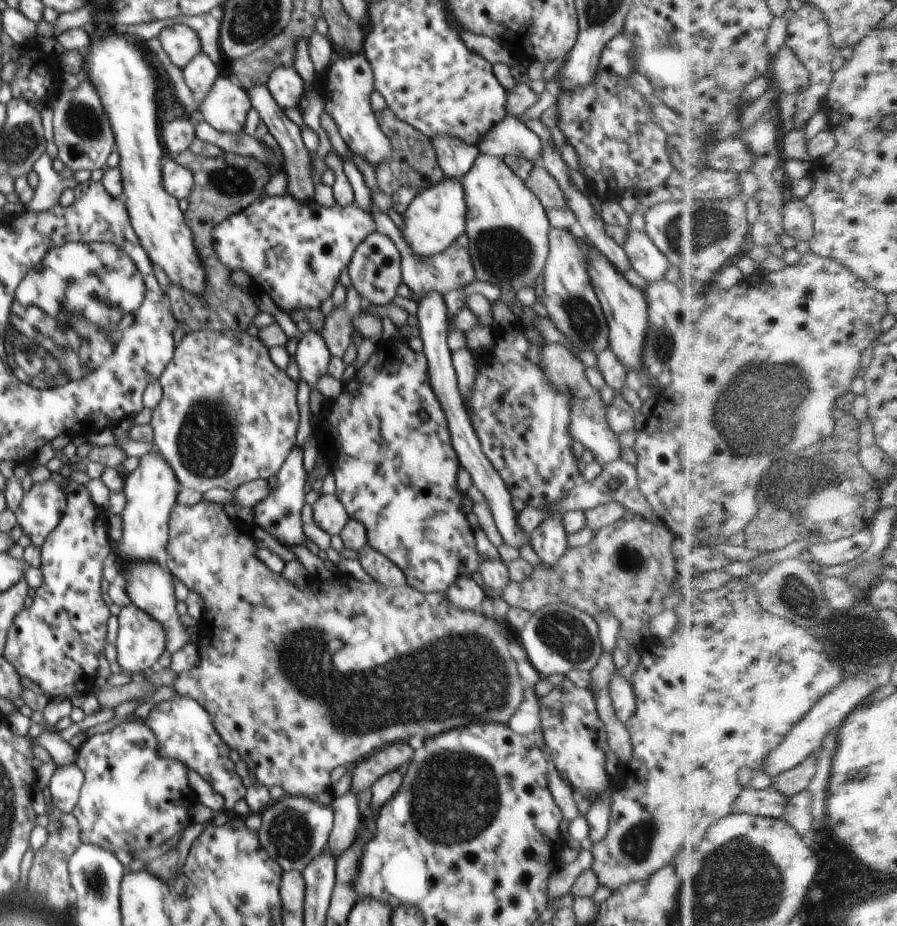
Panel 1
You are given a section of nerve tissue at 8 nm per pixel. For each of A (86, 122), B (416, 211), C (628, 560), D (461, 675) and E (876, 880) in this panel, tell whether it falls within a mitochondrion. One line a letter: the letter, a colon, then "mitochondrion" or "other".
A: mitochondrion
B: other
C: mitochondrion
D: mitochondrion
E: other

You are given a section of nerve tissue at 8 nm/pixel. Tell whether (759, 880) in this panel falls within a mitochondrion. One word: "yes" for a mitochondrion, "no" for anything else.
yes

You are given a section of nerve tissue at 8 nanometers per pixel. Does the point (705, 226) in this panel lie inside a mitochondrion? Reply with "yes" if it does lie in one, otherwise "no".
yes

